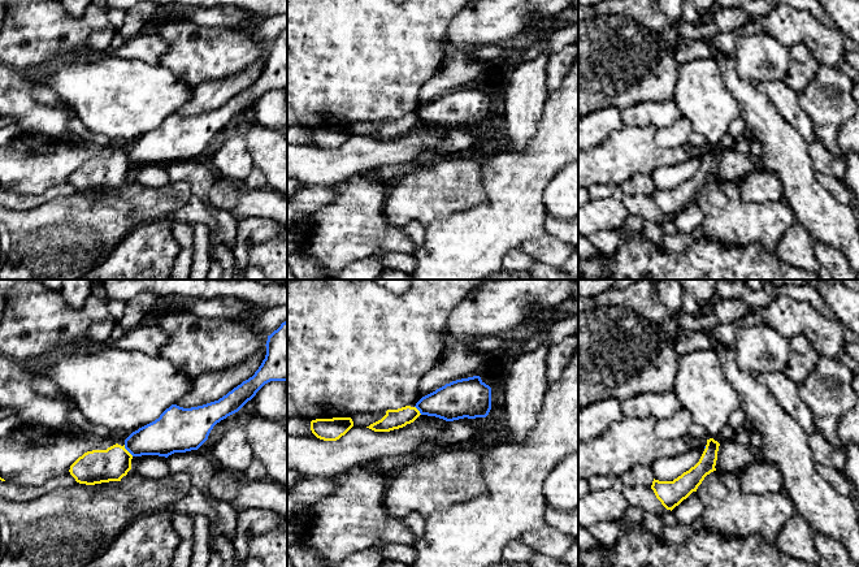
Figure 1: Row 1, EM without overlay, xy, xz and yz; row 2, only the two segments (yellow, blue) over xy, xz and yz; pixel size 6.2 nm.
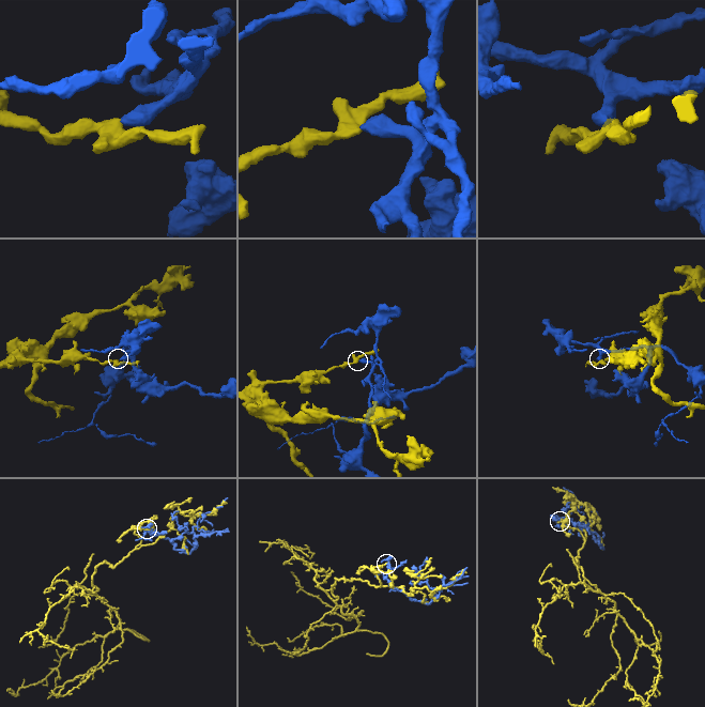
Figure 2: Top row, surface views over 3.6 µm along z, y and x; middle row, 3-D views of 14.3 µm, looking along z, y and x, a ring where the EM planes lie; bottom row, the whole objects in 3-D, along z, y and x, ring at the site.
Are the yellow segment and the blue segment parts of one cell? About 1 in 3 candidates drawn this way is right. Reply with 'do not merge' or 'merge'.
do not merge

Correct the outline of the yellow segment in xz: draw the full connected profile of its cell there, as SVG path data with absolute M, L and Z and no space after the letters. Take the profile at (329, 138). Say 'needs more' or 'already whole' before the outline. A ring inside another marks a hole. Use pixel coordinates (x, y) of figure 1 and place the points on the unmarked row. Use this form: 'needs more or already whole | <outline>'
already whole | M351 126L316 127L311 130L312 142L324 150L337 150L352 135Z

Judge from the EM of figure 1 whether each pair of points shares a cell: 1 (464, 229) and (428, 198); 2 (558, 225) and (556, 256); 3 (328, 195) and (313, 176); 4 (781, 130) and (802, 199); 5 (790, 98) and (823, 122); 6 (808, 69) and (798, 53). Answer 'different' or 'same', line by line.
1: different
2: different
3: different
4: same
5: different
6: same

